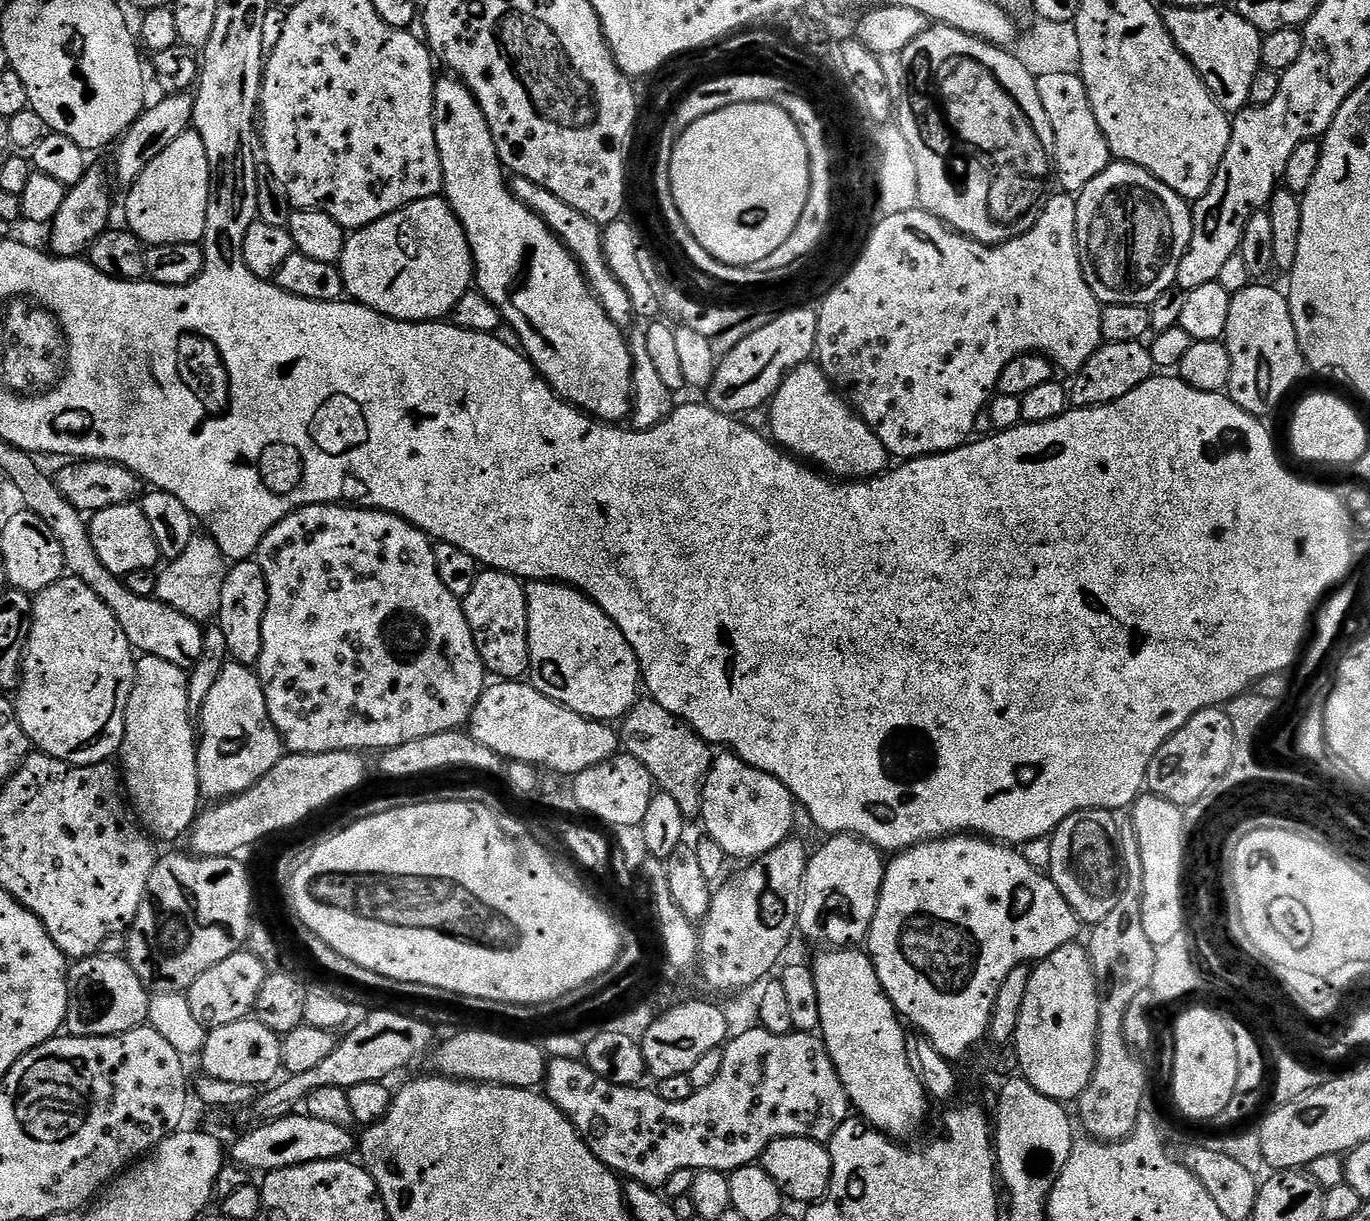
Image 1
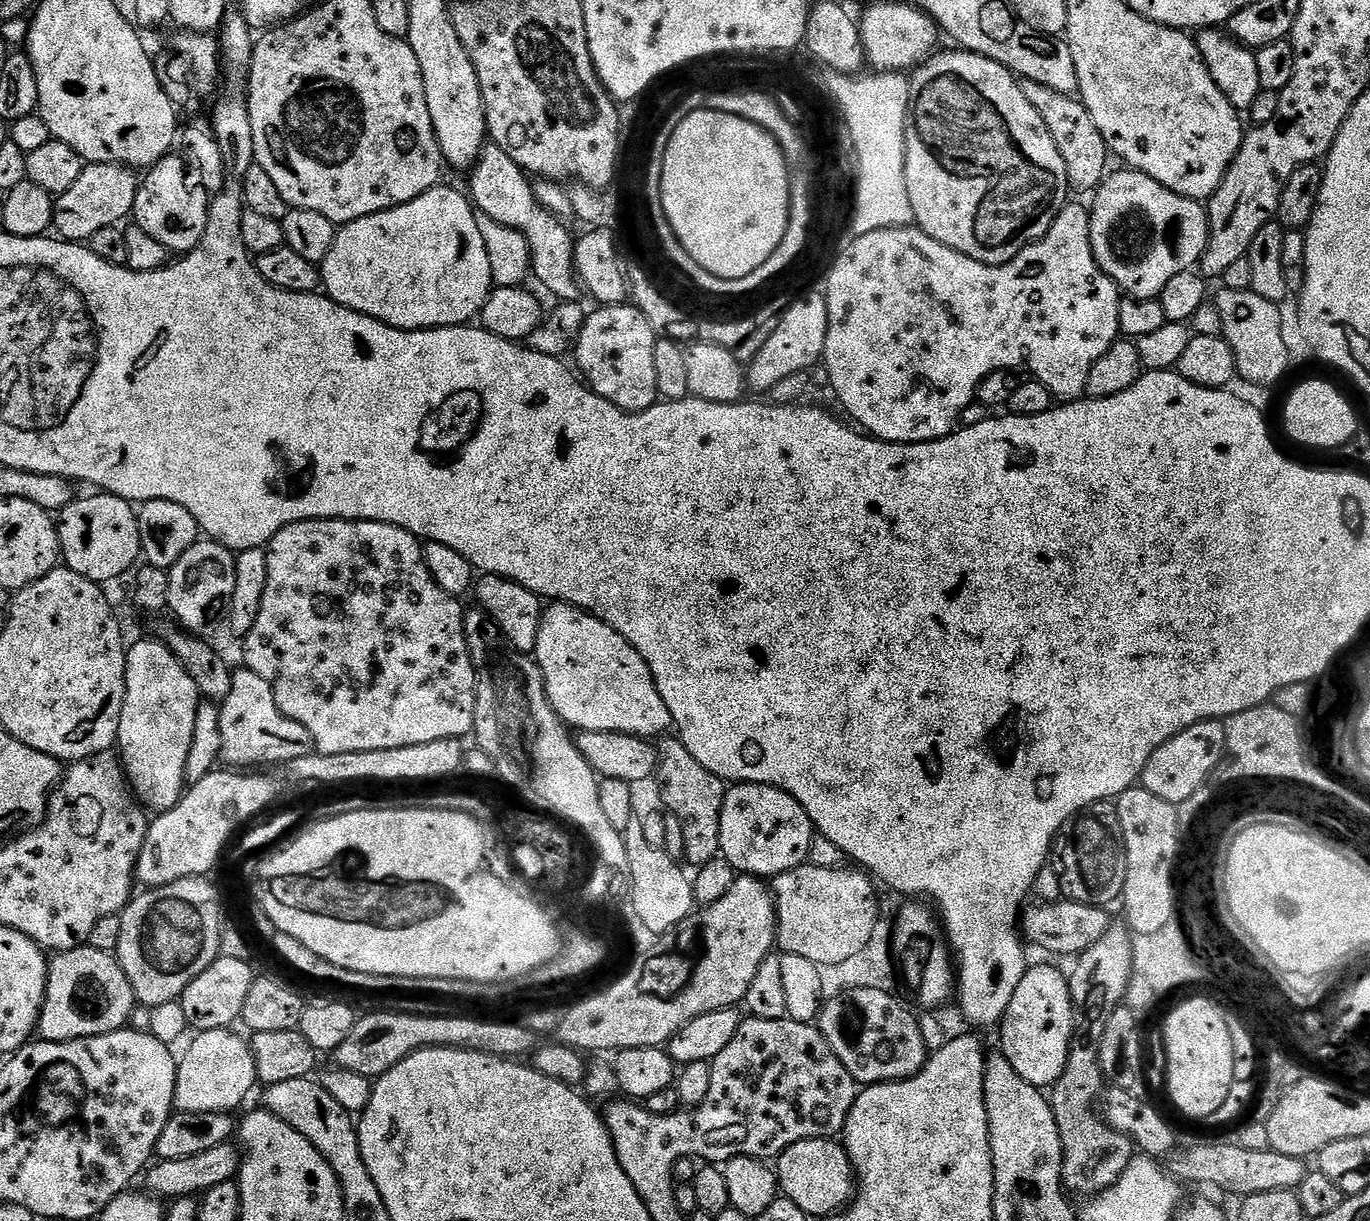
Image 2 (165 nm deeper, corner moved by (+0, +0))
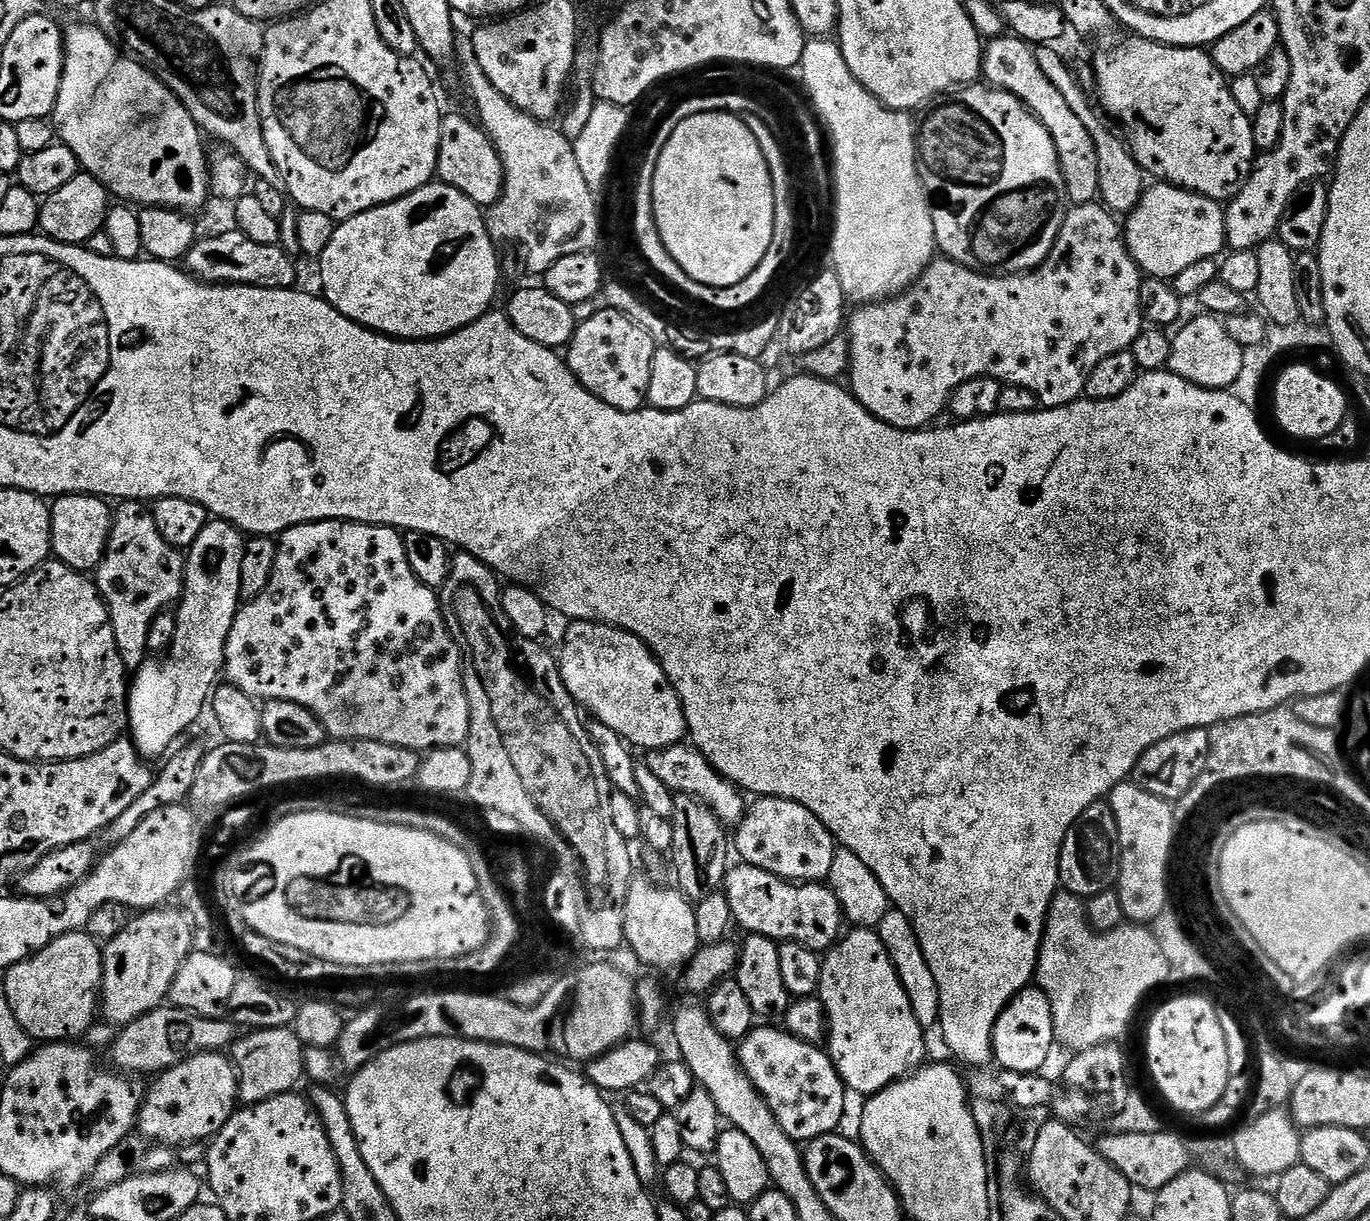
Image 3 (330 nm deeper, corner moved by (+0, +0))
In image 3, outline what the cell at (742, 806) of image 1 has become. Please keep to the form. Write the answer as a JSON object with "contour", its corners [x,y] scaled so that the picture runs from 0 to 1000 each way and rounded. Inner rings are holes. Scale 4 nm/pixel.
{"contour":[[[556,652],[551,656],[552,659],[548,659],[548,662],[544,666],[543,672],[541,675],[538,676],[536,680],[536,698],[540,700],[539,704],[542,707],[547,708],[547,709],[553,709],[553,713],[559,713],[562,716],[566,717],[570,717],[572,721],[577,721],[579,722],[601,722],[604,722],[604,717],[606,716],[607,709],[608,708],[609,701],[611,698],[612,692],[610,688],[606,683],[604,679],[597,669],[593,667],[588,660],[585,660],[582,657],[579,655],[574,655],[570,652]]]}

